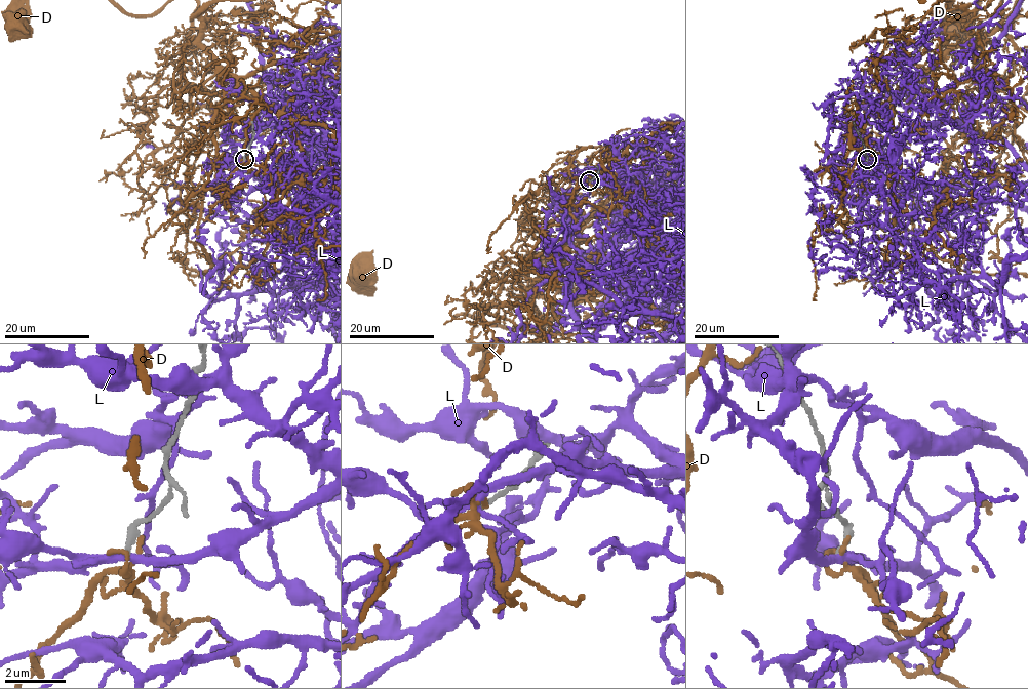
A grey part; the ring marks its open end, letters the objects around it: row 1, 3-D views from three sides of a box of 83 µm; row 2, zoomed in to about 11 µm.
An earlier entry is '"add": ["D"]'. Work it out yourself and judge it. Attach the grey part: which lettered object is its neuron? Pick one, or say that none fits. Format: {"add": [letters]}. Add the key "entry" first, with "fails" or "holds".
{"entry": "fails", "add": []}

